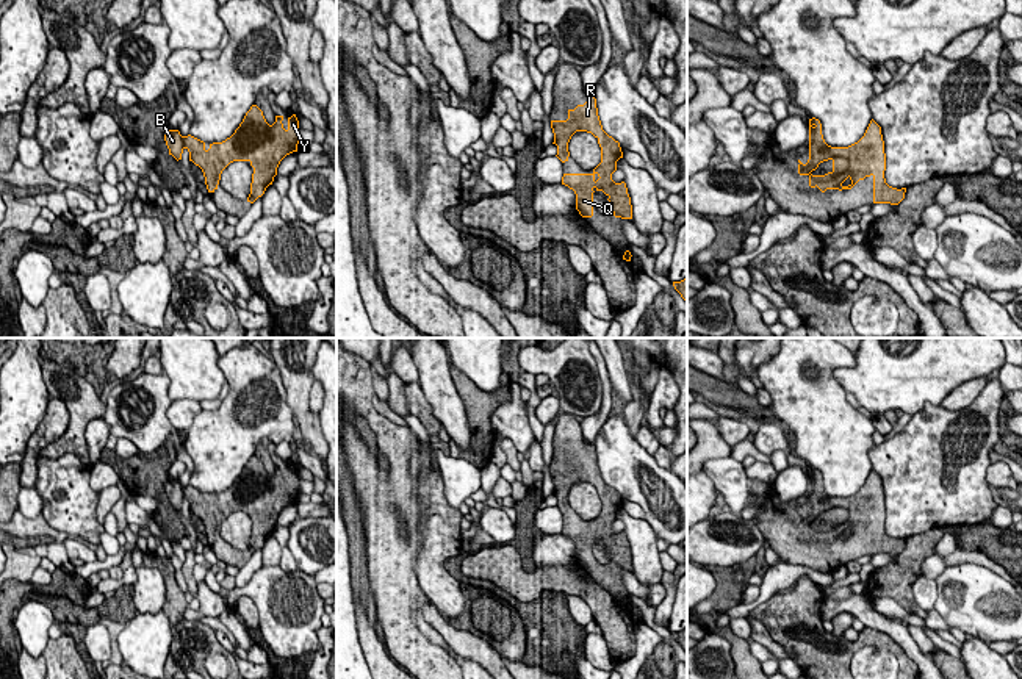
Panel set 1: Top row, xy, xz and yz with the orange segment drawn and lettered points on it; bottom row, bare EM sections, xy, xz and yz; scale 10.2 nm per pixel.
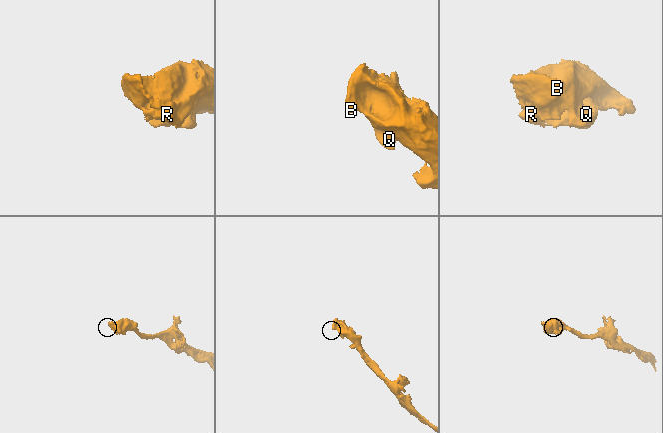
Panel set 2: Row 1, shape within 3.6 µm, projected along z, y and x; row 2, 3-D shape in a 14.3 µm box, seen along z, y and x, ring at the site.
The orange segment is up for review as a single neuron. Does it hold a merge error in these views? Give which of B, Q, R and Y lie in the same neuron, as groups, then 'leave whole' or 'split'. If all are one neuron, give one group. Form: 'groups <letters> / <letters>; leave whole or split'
groups B Q R Y; leave whole

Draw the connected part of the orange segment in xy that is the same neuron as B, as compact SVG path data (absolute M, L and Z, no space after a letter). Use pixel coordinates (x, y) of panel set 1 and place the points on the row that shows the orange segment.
M252 105L235 133L222 142L210 144L208 150L203 141L191 135L182 136L178 130L167 130L164 141L177 161L185 149L189 152L189 161L203 172L208 192L218 189L221 174L230 163L249 161L254 174L247 202L254 203L272 185L280 161L297 152L299 120L296 114L288 117L286 130L282 120L283 116L275 116L275 122L269 125L263 111Z

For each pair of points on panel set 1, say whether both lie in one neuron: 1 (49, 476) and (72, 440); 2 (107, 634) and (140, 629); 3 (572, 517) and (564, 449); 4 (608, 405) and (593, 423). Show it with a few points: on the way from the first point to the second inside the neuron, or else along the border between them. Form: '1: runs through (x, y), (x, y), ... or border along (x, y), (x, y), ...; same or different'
1: border along (38, 457), (58, 459), (75, 454), (89, 468); different
2: border along (125, 625), (118, 635), (118, 650), (122, 662); different
3: runs through (562, 499), (564, 467); same
4: runs through (604, 410), (598, 418); same

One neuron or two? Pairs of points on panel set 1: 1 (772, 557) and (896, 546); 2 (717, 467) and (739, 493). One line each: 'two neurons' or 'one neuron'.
1: two neurons
2: one neuron

